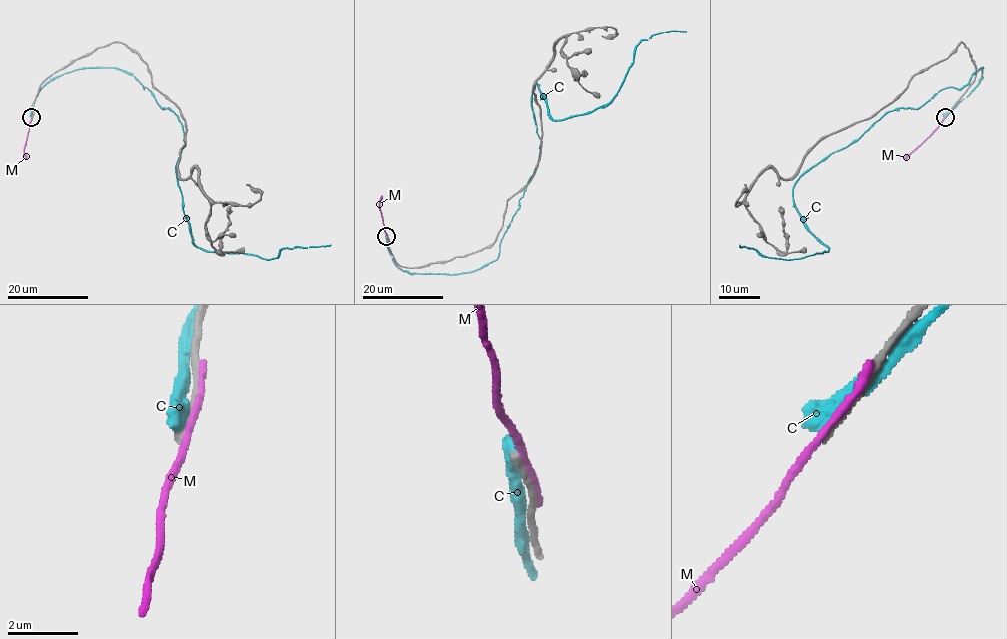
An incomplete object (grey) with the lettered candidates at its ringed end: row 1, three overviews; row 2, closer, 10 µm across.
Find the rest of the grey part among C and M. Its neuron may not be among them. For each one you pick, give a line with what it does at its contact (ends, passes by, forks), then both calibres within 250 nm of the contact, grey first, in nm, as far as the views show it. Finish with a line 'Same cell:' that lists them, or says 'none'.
Same cell: none

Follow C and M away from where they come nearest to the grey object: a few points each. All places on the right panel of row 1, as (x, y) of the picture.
C: (946, 115), (982, 68), (917, 108), (885, 112), (799, 178), (793, 204), (827, 251), (781, 259), (740, 245)
M: (948, 114), (904, 159)

